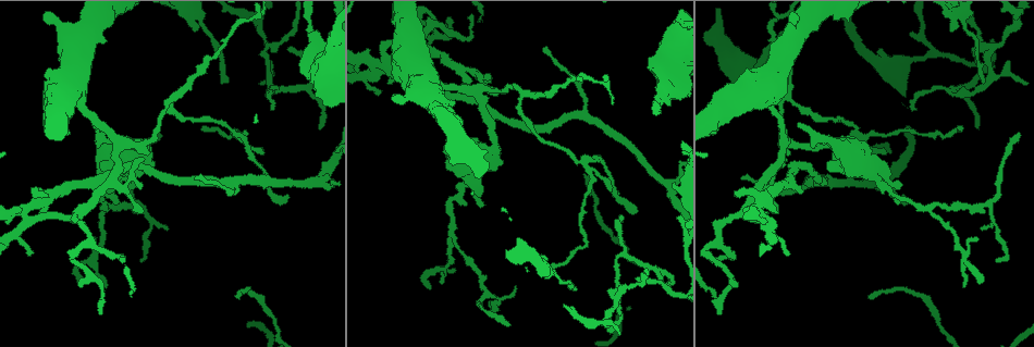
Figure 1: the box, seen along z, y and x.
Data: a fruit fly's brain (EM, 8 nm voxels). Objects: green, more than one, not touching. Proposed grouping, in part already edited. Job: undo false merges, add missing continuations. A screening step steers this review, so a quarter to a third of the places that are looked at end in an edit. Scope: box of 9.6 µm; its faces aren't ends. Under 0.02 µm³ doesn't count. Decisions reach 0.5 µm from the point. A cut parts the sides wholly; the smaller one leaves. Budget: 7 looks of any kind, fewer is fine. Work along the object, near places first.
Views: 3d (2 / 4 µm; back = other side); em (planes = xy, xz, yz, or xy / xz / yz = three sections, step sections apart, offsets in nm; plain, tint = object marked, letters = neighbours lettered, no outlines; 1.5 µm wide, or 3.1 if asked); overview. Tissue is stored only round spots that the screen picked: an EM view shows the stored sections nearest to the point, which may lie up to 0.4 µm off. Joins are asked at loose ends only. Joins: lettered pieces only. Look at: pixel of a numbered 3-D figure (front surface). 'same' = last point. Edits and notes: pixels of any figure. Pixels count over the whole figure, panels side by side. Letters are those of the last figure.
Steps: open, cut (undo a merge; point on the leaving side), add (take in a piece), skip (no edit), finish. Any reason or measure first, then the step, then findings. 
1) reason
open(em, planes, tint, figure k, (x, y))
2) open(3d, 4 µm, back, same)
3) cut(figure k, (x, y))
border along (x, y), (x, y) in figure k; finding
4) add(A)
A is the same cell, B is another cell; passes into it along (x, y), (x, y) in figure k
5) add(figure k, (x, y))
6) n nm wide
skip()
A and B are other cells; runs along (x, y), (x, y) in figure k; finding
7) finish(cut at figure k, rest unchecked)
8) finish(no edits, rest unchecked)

branch stops here
open(3d, 4 µm, figure 1, (1018, 135))

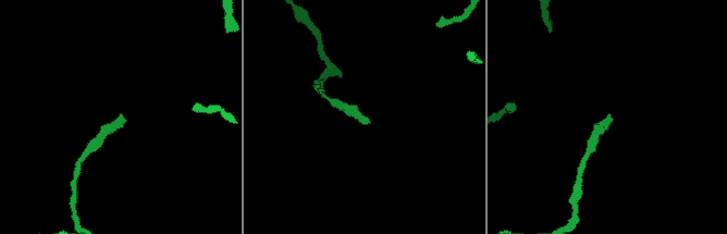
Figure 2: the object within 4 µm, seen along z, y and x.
shape alone is not enough
open(em, planes, plain, figure 2, (608, 117))

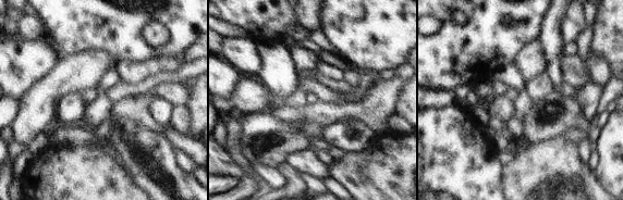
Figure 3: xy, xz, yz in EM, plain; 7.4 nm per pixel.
see the neighbours
open(em, planes, letters, same)

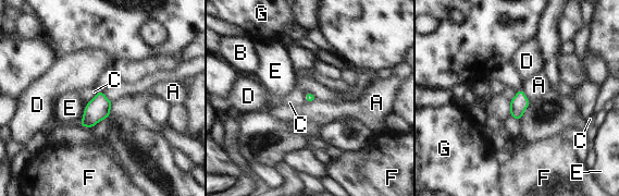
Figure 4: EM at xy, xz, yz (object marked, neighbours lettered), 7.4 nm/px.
skip()
A, B, C, D, E, F and G are other cells; border along (98, 92), (86, 103) in figure 4; none of them fits

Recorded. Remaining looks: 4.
arms part here
open(3d, 2 µm, figure 1, (238, 138))

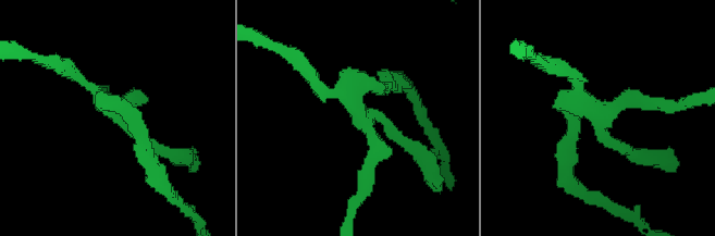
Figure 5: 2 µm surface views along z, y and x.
now the EM
open(em, yz, step 8, tint, figure 5, (584, 110))

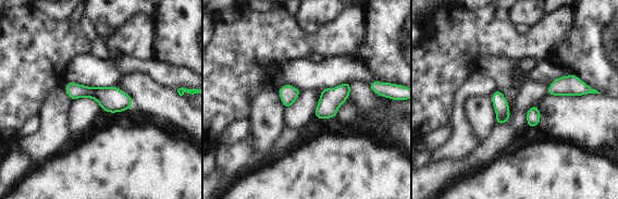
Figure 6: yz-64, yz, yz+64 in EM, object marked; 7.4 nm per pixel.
open(em, planes, letters, same)

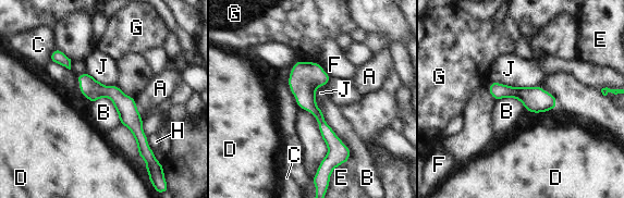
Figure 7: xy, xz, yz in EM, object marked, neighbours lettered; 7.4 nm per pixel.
150 nm wide
skip()
A, B, C, D, E, F, G, H and J are other cells; continuous, no second neuron

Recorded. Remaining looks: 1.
sharp bend
open(em, planes, letters, figure 1, (675, 294))

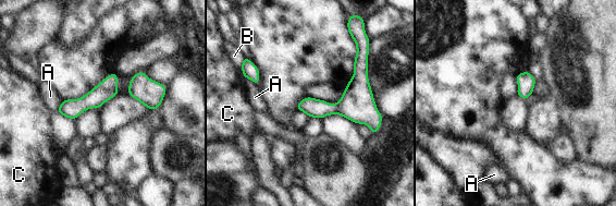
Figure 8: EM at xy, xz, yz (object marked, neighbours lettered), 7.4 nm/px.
skip()
A, B and C are other cells; runs along (114, 75), (91, 99), (61, 111) in figure 8; continuous, no second neuron

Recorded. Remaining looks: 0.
finish(no edits, rest unchecked)

